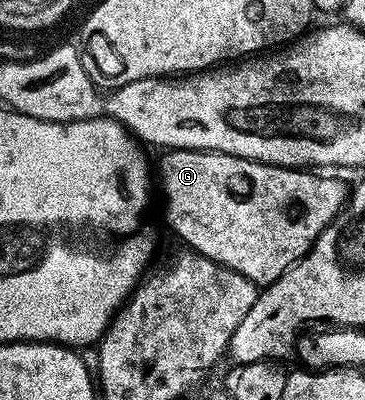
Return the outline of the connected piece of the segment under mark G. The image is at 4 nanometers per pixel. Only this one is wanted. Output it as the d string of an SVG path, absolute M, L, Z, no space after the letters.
M171 149L161 154L162 162L159 163L158 169L162 172L162 193L166 196L166 217L174 224L174 229L178 232L178 237L182 241L187 241L189 248L195 253L201 254L202 257L208 257L213 261L220 263L244 275L248 280L253 281L259 287L273 285L276 278L286 272L291 265L297 263L300 258L309 253L314 240L332 223L334 216L340 212L343 205L348 200L348 185L342 181L337 181L334 177L321 177L321 172L307 171L302 167L287 167L284 165L266 165L262 161L253 161L244 159L236 155L227 153L217 153L207 149Z

